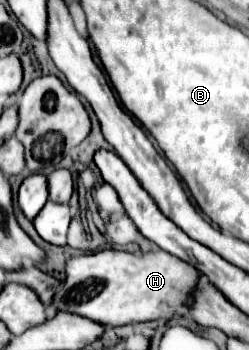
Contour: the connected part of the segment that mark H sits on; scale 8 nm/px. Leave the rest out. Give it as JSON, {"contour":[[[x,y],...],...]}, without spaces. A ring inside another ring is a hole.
{"contour":[[[100,250],[68,260],[66,274],[68,280],[58,292],[62,296],[54,296],[52,308],[56,312],[74,312],[106,326],[140,324],[176,316],[180,310],[192,306],[194,290],[204,282],[204,276],[196,268],[164,250],[144,252],[142,258],[122,250]],[[160,304],[168,304],[168,312],[162,312]]]}

